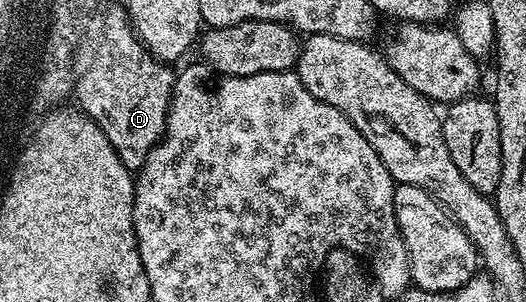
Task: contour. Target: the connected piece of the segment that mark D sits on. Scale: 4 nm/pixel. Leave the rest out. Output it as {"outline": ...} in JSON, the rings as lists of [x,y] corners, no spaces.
{"outline":[[[122,16],[111,19],[110,26],[106,29],[106,42],[103,43],[102,50],[98,53],[98,58],[96,58],[83,73],[81,70],[80,76],[77,78],[76,99],[78,97],[79,103],[77,102],[77,104],[80,106],[81,112],[92,118],[104,131],[104,135],[108,135],[108,143],[112,143],[116,155],[120,155],[120,163],[124,163],[124,167],[128,170],[137,171],[141,169],[146,161],[147,155],[158,146],[158,142],[166,135],[166,120],[170,114],[170,100],[174,94],[174,79],[176,76],[175,70],[172,71],[170,69],[173,68],[171,68],[167,62],[158,60],[158,58],[139,41],[137,33],[135,33],[133,28],[128,24],[127,18]]]}

